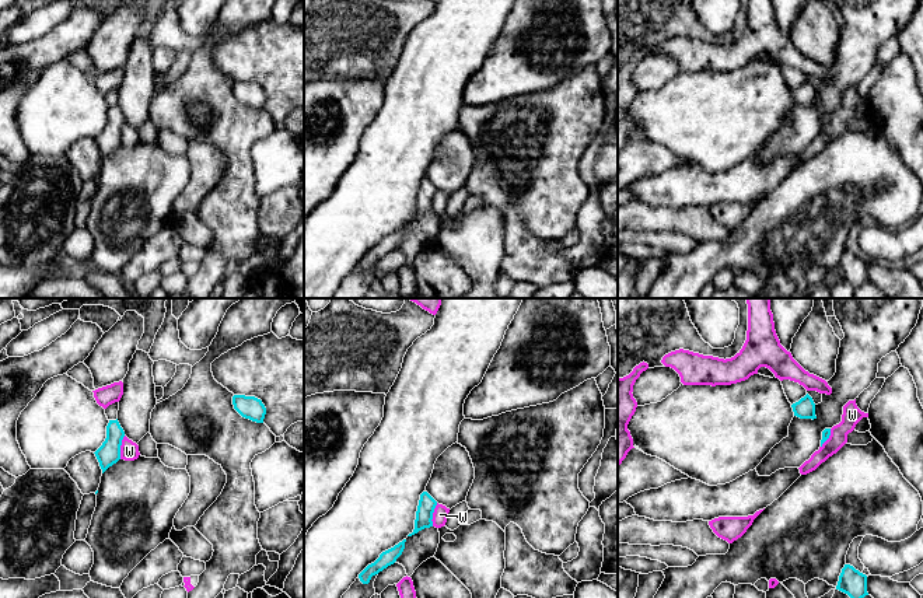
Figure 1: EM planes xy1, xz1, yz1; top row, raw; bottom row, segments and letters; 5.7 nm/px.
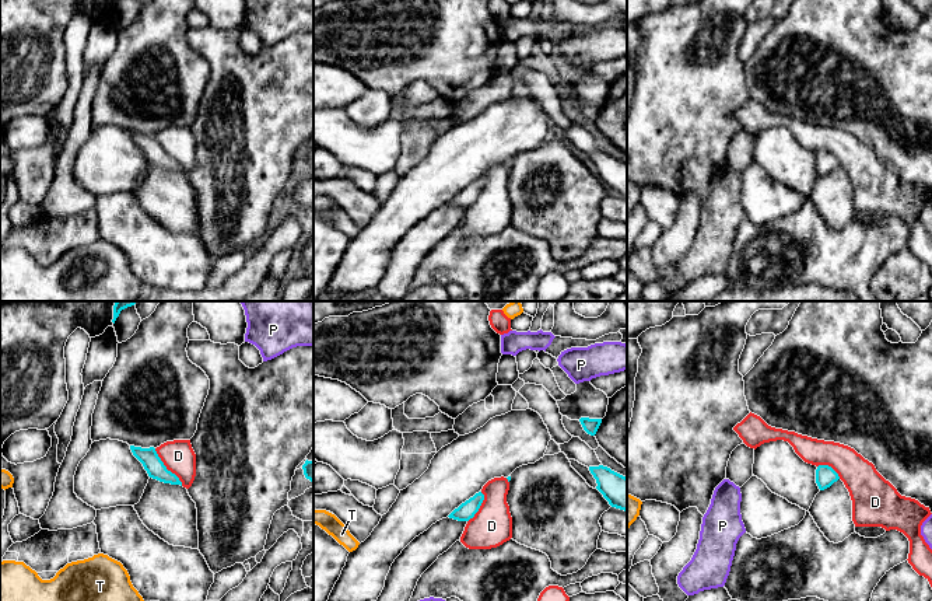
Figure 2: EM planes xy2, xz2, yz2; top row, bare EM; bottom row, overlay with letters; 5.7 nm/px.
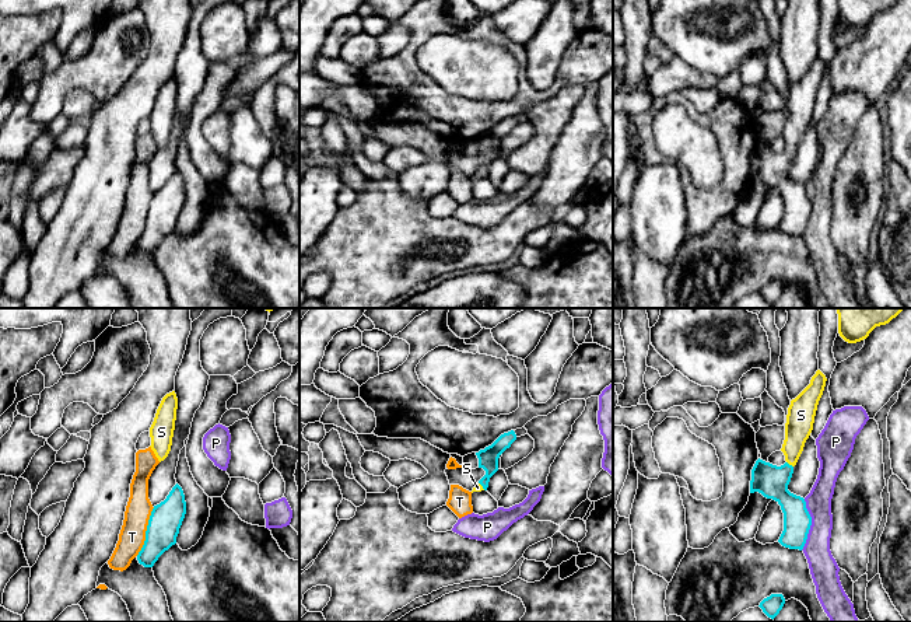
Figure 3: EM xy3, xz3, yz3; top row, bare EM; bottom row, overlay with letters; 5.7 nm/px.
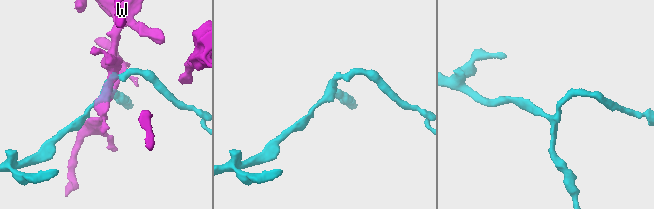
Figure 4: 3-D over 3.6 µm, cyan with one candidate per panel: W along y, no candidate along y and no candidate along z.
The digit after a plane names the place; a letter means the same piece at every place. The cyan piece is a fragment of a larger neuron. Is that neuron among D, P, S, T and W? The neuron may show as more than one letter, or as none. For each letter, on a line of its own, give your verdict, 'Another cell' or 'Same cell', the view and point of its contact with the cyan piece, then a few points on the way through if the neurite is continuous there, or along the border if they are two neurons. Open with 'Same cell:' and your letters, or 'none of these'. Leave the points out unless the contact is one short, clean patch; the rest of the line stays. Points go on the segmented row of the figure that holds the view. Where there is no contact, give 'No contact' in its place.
Same cell: S
D: Another cell. Touches cyan at xy2 (165, 468). Boundary: xy2 (154, 448), (163, 464), (182, 485)
P: Another cell. Touches cyan at yz3 (810, 524). Boundary: yz3 (805, 499), (810, 528), (806, 542), (801, 549)
S: Same cell. Touches cyan at yz3 (788, 464). Path across: yz3 (771, 481), (788, 464), (799, 422)
T: Another cell. Touches cyan at xy3 (146, 531). Boundary: xy3 (154, 507), (149, 520), (144, 544), (136, 555)
W: Another cell. Touches cyan at xy1 (119, 447). Boundary: xy1 (125, 436), (119, 458)

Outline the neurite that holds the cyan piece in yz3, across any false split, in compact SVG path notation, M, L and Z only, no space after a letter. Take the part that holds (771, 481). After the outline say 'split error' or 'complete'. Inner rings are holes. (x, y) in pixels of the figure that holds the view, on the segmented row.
M817 370L810 384L791 401L785 423L785 440L781 448L786 462L777 466L758 458L751 469L750 493L758 492L781 506L784 531L778 542L789 549L803 549L812 525L805 499L791 493L788 485L793 466L813 430L826 381L826 375Z; split error

